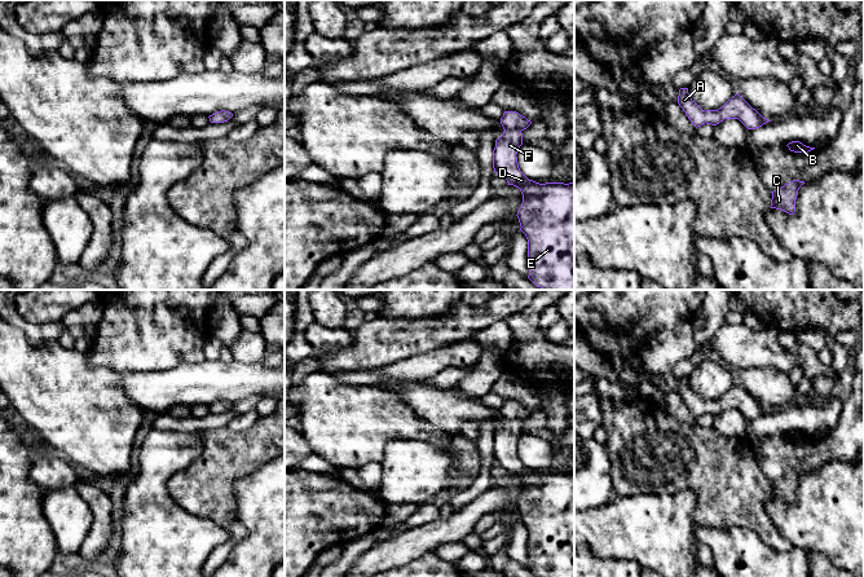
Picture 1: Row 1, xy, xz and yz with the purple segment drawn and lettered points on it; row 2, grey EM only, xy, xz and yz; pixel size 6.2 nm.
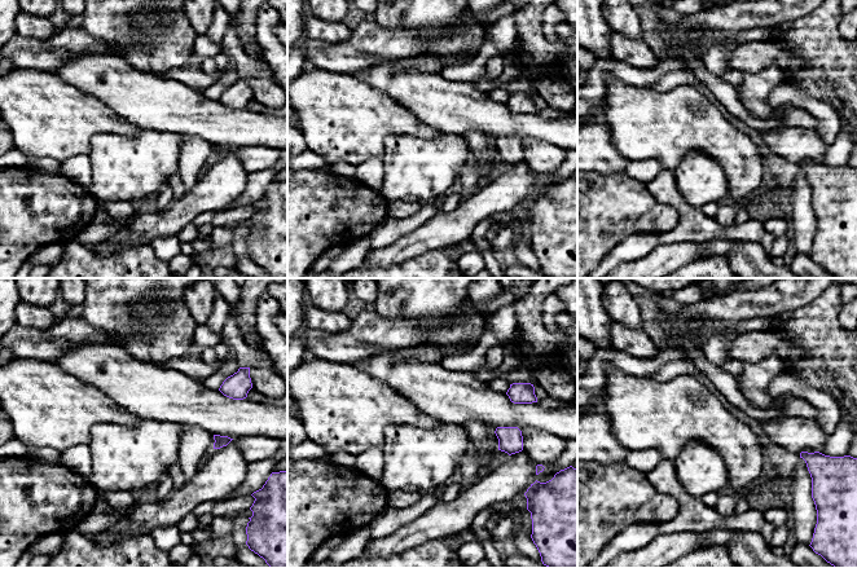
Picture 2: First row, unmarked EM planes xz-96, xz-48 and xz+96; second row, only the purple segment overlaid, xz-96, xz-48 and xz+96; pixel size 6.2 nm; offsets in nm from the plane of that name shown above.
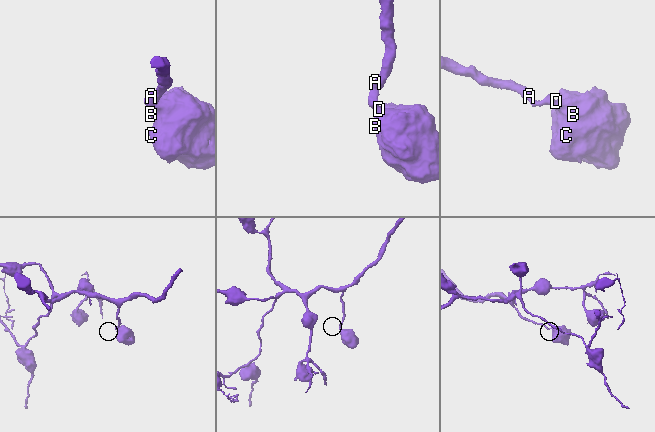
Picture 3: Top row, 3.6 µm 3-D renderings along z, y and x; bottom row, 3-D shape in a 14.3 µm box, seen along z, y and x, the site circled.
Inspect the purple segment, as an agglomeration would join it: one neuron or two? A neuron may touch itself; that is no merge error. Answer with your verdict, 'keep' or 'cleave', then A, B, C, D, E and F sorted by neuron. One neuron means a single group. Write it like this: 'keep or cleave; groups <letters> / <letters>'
keep; groups A B C D E F

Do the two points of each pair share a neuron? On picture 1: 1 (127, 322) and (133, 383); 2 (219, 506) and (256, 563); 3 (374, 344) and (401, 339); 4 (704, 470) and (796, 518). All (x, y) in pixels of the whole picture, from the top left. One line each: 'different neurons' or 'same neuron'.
1: different neurons
2: different neurons
3: same neuron
4: different neurons

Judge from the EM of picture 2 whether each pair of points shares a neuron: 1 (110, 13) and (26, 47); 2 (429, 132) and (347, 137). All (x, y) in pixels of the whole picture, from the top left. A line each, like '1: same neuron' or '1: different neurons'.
1: different neurons
2: same neuron

